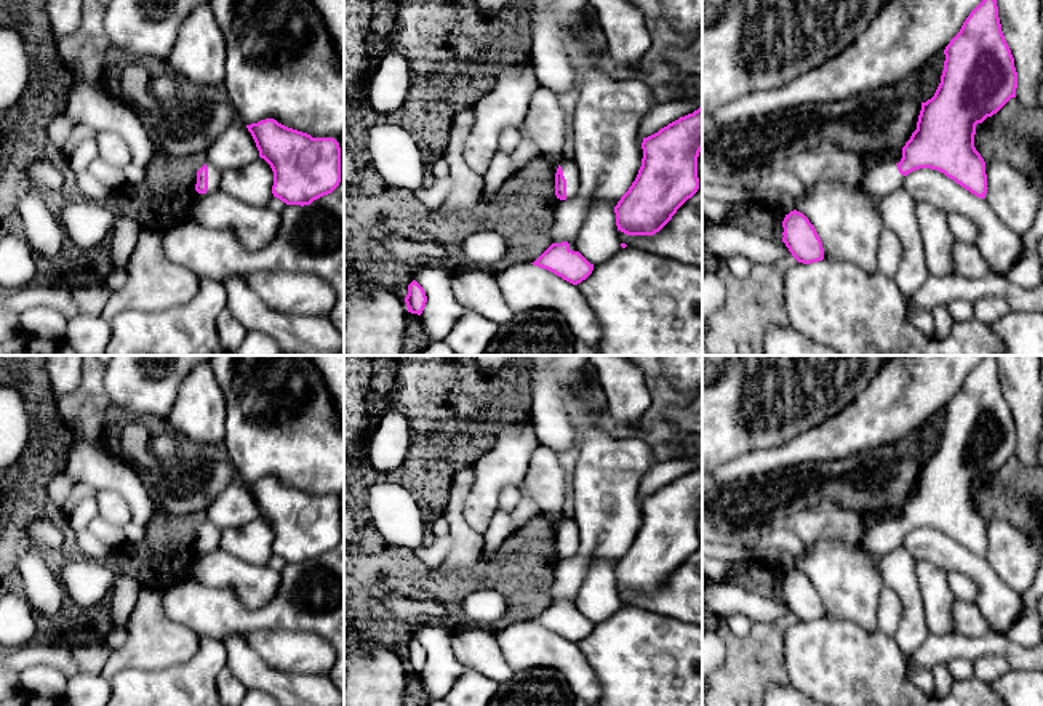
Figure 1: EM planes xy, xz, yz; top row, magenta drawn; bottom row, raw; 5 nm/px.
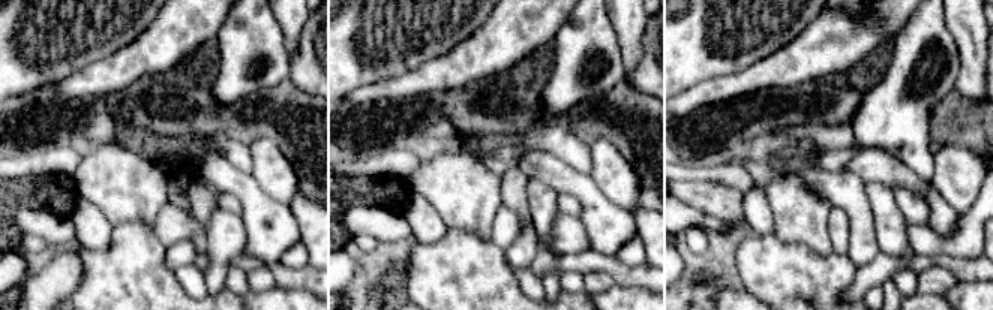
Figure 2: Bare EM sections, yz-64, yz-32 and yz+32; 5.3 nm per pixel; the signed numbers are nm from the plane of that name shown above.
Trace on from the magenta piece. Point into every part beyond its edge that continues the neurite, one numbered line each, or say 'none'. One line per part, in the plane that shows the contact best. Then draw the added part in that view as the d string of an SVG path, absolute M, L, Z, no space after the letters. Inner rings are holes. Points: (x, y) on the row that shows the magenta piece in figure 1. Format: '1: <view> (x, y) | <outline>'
1: xy (215, 175) | M203 163L203 165L206 165L208 166L208 191L206 191L206 194L211 194L211 192L214 192L214 191L218 191L219 187L221 187L221 176L222 176L222 171L219 171L218 168L214 168L214 166L211 166L210 163ZM202 165L202 166L203 166ZM200 166L200 168L202 168ZM198 168L198 170L200 170Z

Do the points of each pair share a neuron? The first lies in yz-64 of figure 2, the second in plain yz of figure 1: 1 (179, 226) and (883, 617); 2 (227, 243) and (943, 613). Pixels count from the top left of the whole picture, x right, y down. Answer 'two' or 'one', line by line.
1: one
2: two

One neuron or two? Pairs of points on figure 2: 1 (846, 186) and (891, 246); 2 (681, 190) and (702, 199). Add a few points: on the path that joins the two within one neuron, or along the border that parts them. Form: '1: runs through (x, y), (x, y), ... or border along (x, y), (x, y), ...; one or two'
1: border along (866, 189), (875, 238), (881, 250); two
2: runs through (686, 192), (698, 195); one

